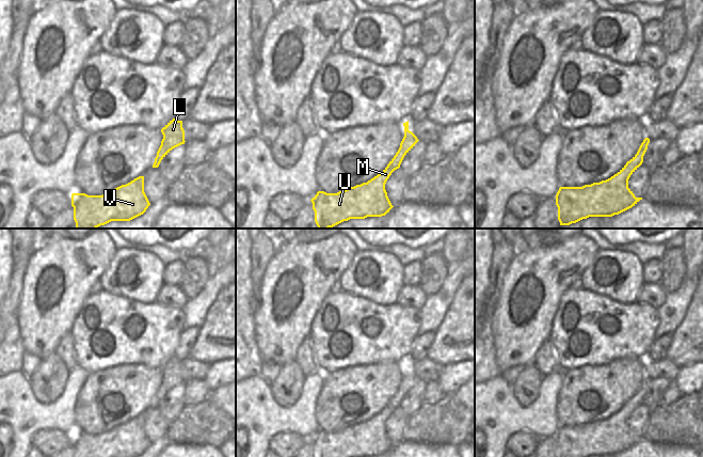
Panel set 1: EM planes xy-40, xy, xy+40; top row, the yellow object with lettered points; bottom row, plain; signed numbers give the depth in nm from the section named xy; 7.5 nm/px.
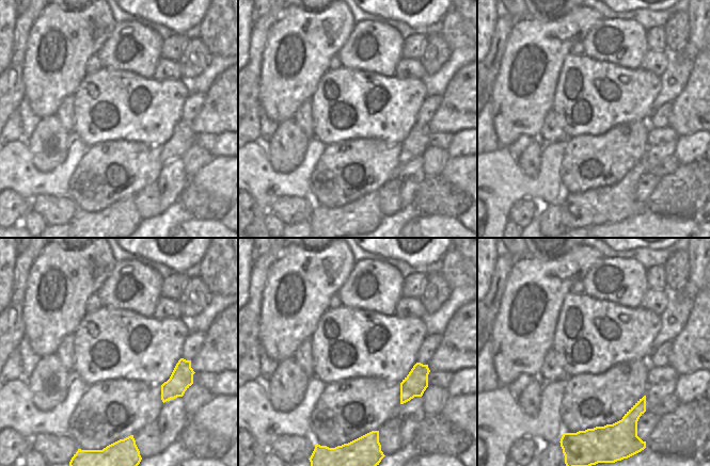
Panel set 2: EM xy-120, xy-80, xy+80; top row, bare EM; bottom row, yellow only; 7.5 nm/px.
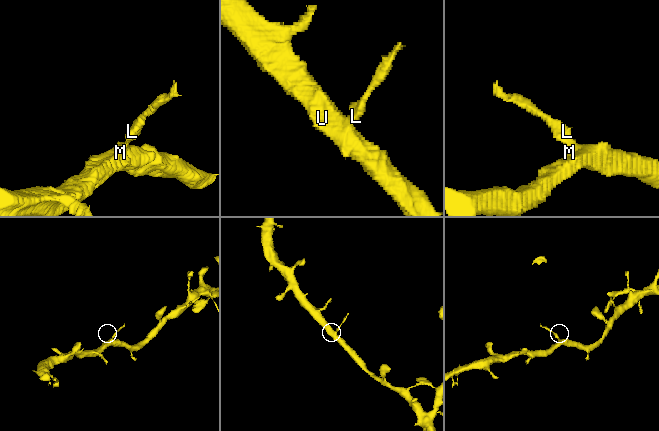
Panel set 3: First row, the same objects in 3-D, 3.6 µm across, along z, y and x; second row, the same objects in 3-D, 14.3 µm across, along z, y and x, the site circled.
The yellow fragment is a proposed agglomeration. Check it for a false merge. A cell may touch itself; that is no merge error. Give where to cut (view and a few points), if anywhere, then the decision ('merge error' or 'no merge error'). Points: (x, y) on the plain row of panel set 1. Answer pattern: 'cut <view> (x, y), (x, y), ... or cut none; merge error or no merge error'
cut none; no merge error

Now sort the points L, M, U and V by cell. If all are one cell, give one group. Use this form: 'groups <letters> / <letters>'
groups L M U V

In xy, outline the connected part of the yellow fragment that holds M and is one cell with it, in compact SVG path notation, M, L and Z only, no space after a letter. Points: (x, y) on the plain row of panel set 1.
M409 360L403 362L404 376L400 382L400 387L394 397L389 400L387 406L377 415L354 426L350 426L337 432L326 432L318 430L310 439L315 457L367 457L367 456L382 456L385 455L394 446L387 436L385 423L392 412L400 407L404 395L415 385L419 380L417 376L409 369Z

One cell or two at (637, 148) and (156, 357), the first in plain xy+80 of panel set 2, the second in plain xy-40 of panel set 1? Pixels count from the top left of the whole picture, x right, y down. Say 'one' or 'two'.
two

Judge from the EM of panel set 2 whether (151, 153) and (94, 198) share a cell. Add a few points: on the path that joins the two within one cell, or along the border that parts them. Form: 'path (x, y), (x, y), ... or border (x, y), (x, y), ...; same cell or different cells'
path (137, 165), (131, 166), (112, 187), (108, 187); same cell

